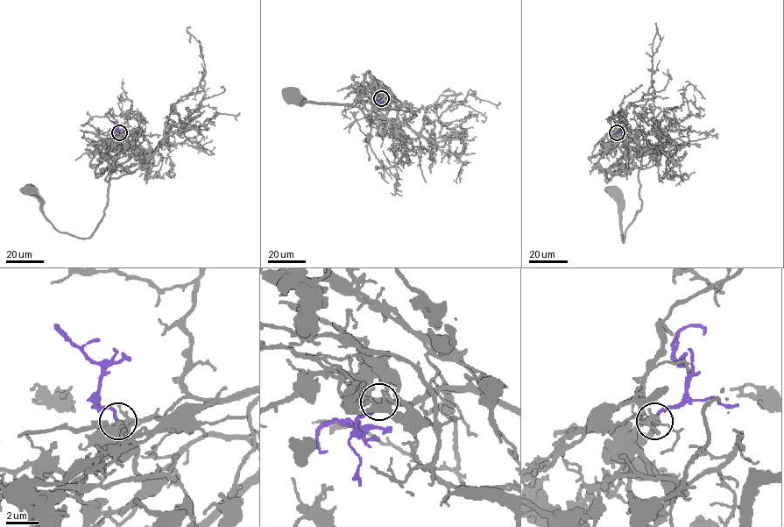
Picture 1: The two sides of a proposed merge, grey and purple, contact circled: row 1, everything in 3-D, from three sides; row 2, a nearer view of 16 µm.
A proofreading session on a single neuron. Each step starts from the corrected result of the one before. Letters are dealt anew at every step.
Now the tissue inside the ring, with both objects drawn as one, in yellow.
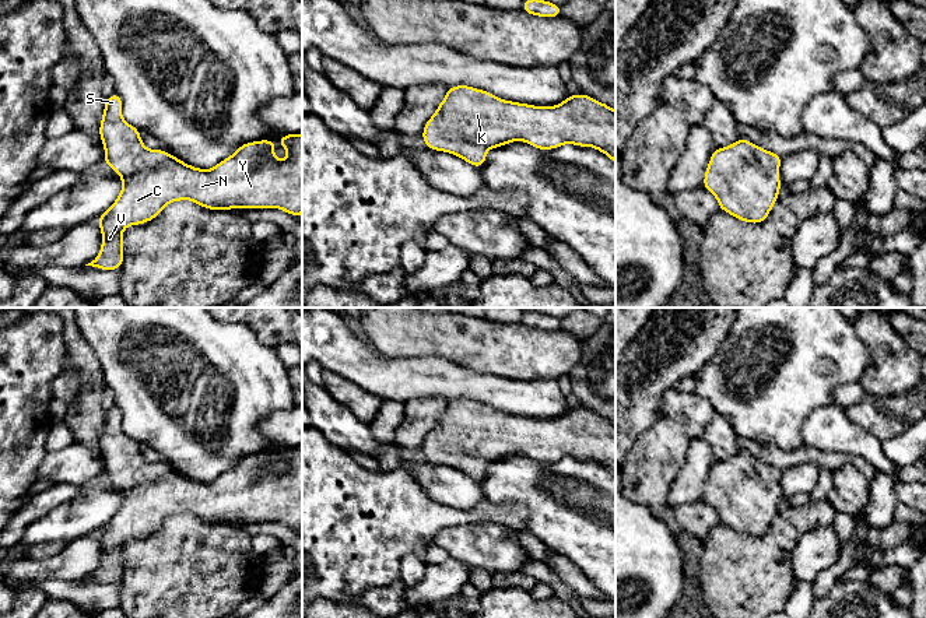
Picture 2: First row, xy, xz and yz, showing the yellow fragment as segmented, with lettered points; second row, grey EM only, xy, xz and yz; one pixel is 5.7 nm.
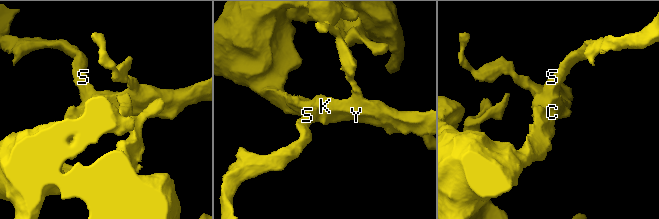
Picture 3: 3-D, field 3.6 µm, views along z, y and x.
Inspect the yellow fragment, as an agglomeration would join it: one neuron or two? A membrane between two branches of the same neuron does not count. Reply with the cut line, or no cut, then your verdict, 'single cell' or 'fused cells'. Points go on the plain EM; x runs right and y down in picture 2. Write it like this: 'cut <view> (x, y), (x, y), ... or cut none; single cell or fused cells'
cut none; single cell

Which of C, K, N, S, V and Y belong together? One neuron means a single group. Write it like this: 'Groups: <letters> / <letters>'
Groups: C K N S V Y

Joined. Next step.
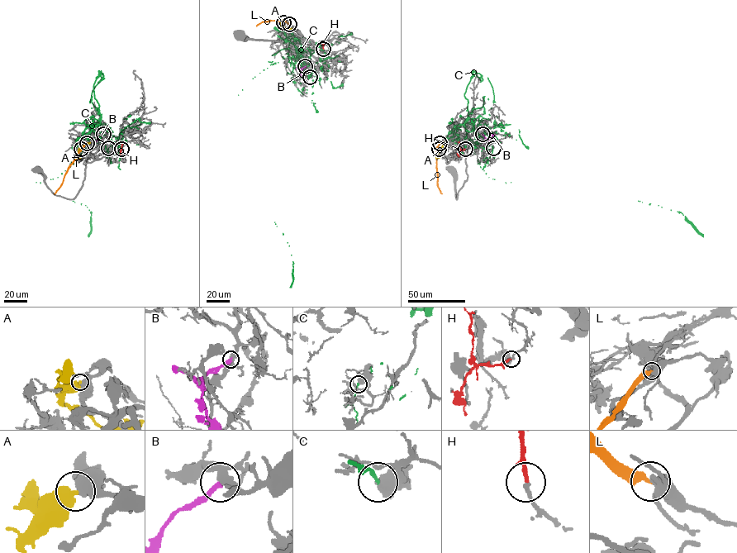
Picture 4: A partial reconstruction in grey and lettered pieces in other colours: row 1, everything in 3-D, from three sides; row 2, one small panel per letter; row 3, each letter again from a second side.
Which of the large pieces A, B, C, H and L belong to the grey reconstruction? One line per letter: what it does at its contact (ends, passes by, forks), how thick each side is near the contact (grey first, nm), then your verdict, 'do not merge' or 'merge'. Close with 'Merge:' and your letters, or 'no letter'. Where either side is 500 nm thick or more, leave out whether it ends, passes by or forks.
A: calibres 500 and 500 nm; do not merge
B: it ends; calibres 280 and 260 nm; do not merge
C: calibres 500 and 150 nm; do not merge
H: it ends; calibres 200 and 180 nm; merge
L: it ends; calibres 360 and 280 nm; do not merge
Merge: H

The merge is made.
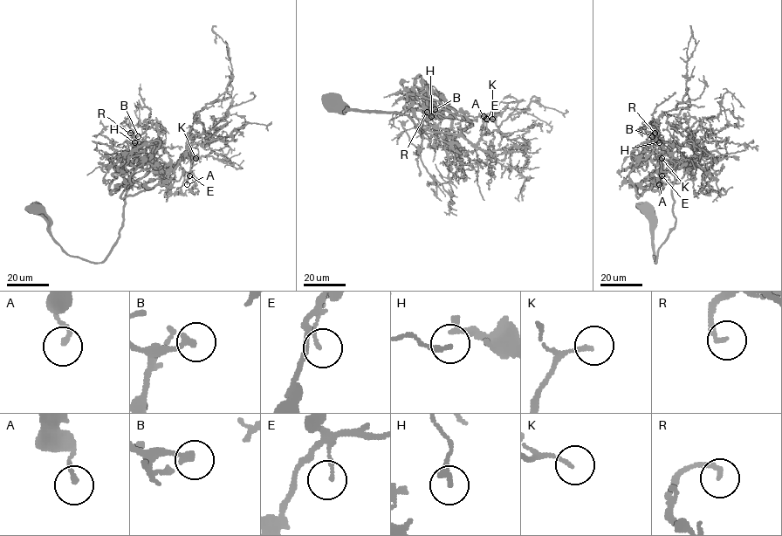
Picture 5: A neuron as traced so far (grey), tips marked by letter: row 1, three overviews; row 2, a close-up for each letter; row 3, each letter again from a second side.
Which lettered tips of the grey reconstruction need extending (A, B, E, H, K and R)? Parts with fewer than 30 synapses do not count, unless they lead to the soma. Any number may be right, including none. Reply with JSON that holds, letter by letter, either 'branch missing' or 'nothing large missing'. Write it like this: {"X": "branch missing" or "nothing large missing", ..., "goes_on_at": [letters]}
{"A": "nothing large missing", "B": "nothing large missing", "E": "nothing large missing", "H": "nothing large missing", "K": "nothing large missing", "R": "nothing large missing", "goes_on_at": []}

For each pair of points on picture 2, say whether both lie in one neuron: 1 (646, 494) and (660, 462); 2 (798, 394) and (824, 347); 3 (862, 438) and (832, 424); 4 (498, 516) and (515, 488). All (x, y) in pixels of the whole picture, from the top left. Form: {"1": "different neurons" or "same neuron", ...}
{"1": "same neuron", "2": "same neuron", "3": "same neuron", "4": "different neurons"}

